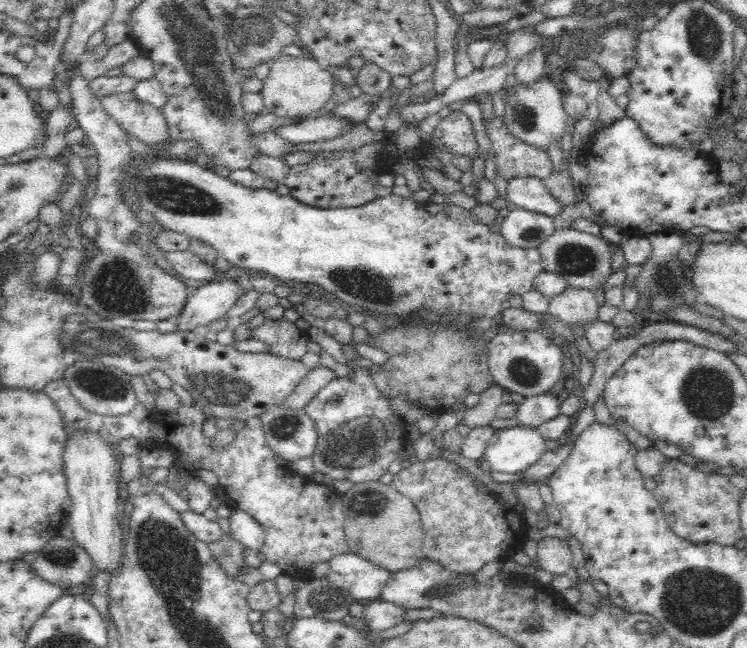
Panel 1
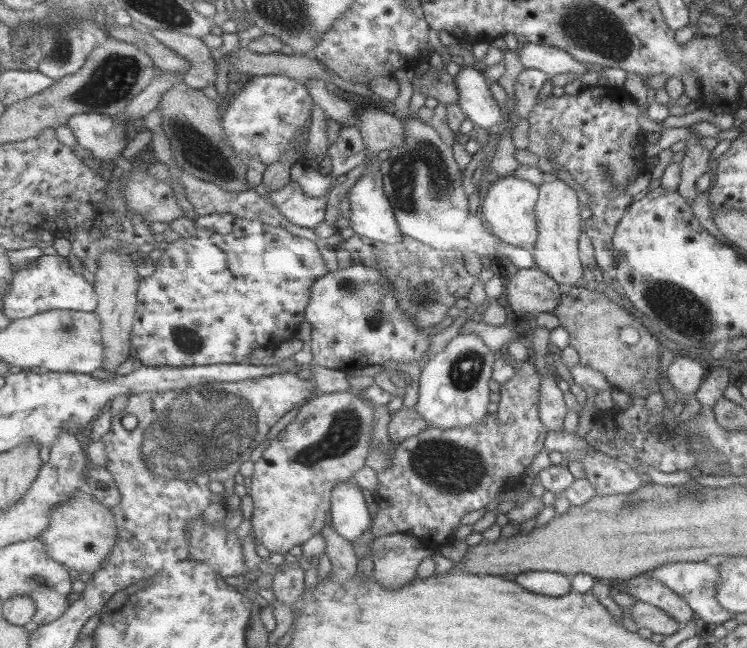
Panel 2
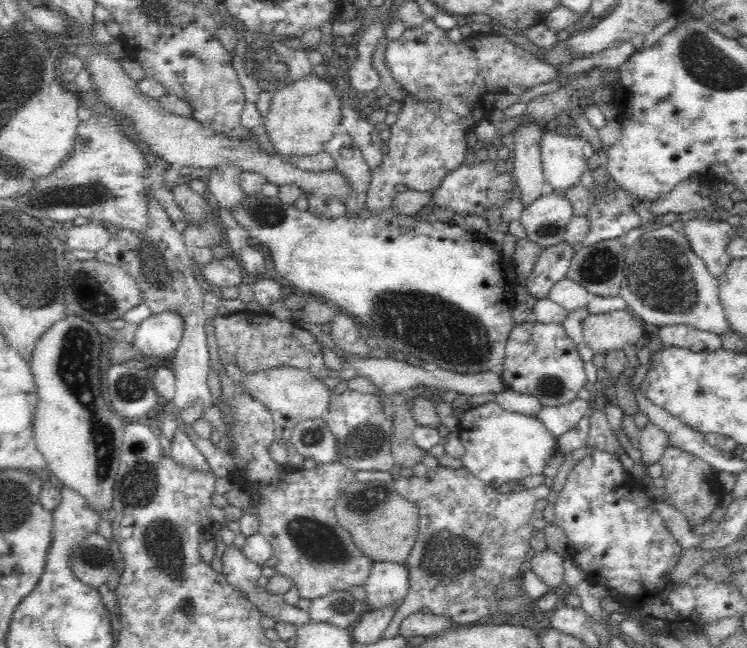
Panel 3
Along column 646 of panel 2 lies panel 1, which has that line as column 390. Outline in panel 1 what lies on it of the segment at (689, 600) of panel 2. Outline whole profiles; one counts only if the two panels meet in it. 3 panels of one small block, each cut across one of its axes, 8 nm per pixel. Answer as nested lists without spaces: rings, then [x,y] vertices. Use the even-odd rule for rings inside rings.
[[[352,552],[329,562],[327,579],[347,590],[356,600],[378,599],[392,572]]]

